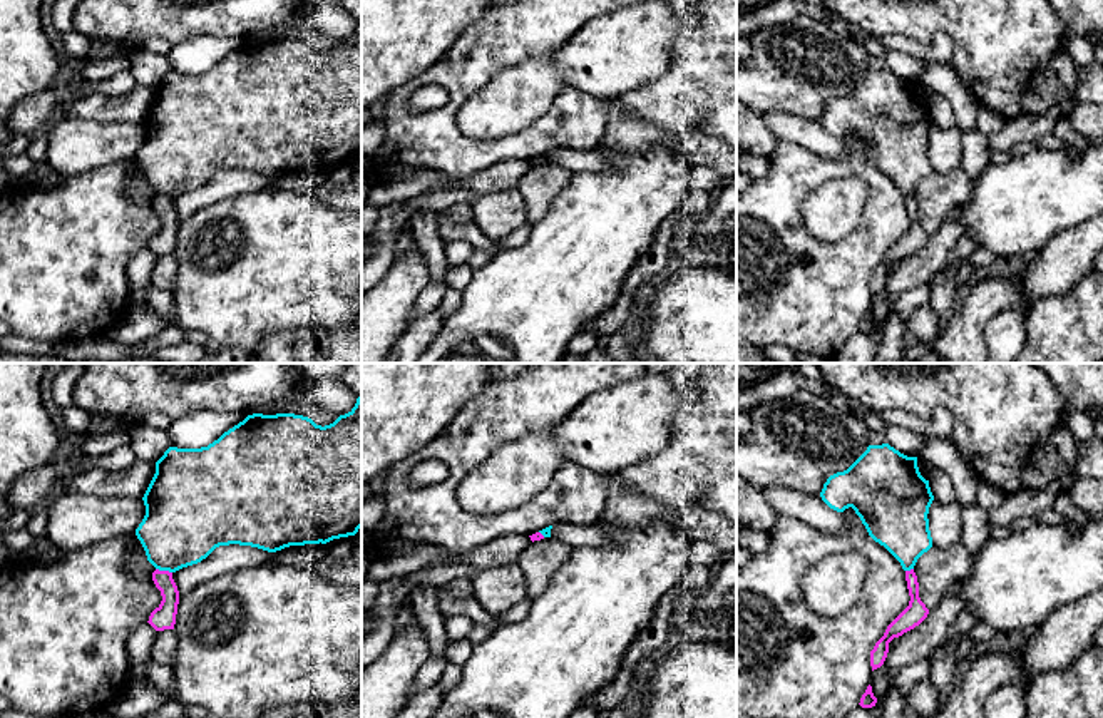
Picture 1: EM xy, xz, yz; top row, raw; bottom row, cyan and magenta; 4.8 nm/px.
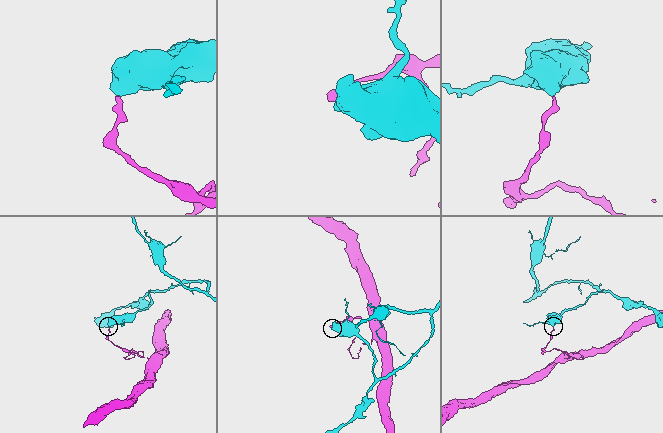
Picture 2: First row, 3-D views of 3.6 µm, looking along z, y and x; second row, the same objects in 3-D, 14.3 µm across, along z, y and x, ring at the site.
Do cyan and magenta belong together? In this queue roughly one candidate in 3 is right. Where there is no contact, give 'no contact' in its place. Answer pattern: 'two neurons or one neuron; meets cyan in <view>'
two neurons; meets cyan in xy

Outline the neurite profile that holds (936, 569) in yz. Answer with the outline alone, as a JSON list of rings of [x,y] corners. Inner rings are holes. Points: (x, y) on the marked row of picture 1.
[[[961,541],[949,547],[932,546],[924,552],[917,559],[914,572],[919,582],[919,597],[926,608],[934,609],[947,587],[954,581],[967,577],[971,567],[972,557]]]

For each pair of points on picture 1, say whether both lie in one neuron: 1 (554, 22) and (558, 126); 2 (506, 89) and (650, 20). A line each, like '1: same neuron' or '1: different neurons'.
1: same neuron
2: same neuron

